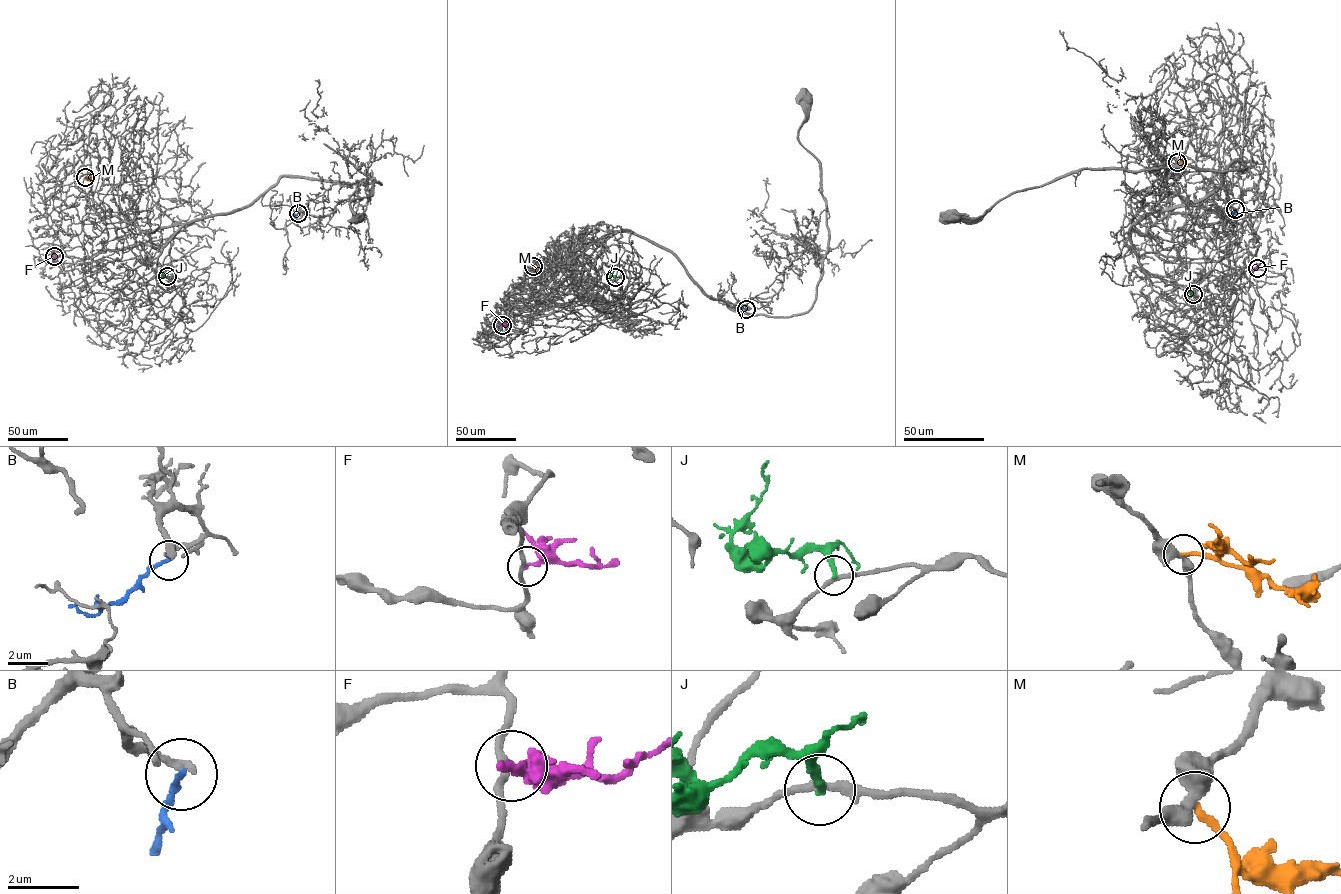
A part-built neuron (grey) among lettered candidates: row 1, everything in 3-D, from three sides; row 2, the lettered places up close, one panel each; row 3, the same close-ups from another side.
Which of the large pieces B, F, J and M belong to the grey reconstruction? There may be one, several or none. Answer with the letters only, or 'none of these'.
none of these

